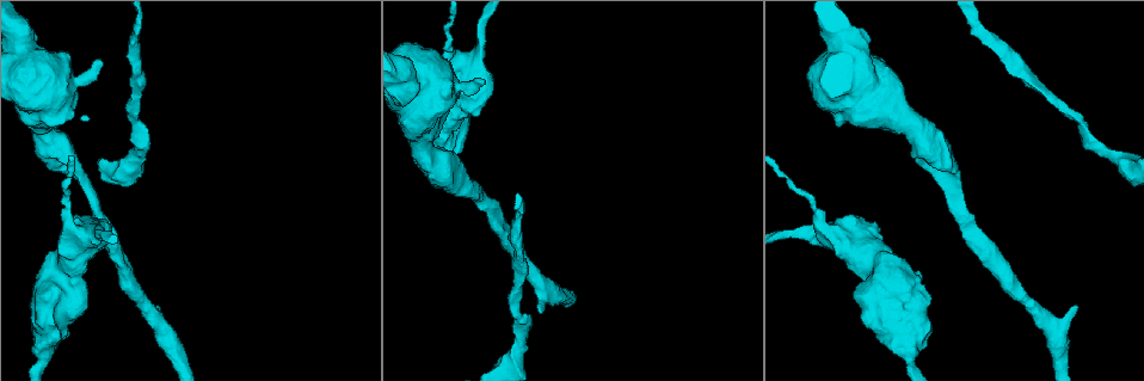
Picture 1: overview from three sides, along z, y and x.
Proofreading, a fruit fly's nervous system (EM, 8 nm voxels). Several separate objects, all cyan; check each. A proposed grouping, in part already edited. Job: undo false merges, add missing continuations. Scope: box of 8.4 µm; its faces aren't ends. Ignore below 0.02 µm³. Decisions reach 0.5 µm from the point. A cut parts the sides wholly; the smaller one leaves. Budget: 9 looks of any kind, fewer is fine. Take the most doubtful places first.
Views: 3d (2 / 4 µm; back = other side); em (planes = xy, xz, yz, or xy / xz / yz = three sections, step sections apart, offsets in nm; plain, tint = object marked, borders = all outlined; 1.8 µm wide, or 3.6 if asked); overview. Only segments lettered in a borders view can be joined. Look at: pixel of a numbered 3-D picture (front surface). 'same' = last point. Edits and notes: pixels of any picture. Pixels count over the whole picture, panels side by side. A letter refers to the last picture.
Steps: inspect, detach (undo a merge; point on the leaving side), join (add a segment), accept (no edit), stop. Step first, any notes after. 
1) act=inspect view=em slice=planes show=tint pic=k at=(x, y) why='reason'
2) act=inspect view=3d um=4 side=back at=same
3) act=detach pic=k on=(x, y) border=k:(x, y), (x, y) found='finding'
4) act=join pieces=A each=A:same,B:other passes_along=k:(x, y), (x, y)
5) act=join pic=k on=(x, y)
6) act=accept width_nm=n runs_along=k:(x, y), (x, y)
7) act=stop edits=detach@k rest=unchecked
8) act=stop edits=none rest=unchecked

act=inspect view=em slice=yz step=16 show=tint pic=1 at=(102, 61) why='branch stops here'

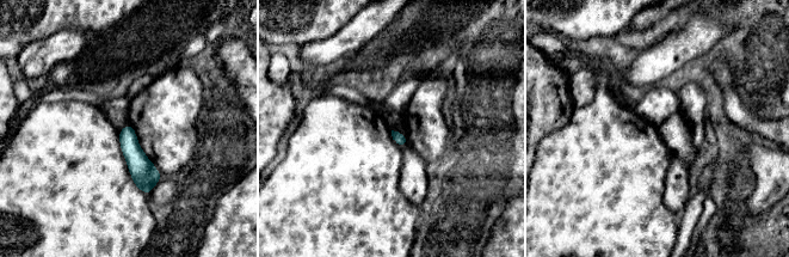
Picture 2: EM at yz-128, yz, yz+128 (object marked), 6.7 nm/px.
act=inspect view=em slice=xy step=8 show=borders at=same why='another direction'

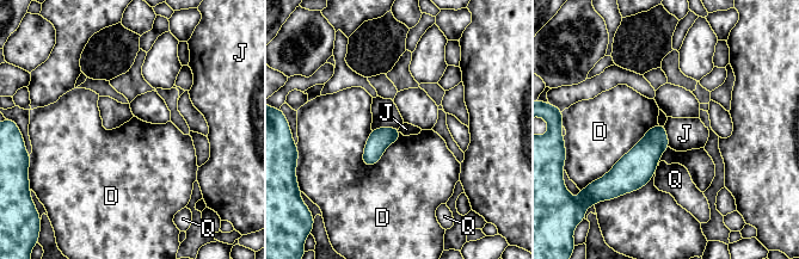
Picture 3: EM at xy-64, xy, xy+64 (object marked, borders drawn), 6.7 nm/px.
act=accept each=D:other,J:other,Q:other border=3:(663, 125), (669, 146) found='none of them fits'

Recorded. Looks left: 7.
act=inspect view=3d um=4 pic=1 at=(908, 351) why='thick turns thin'

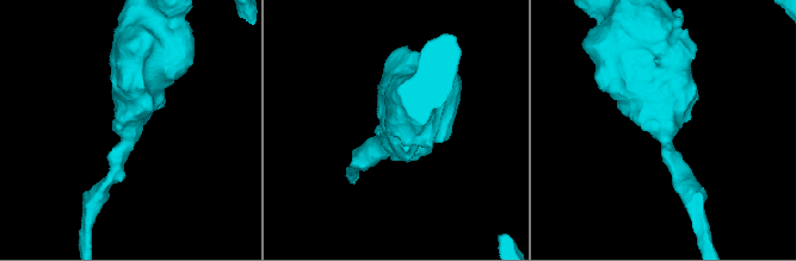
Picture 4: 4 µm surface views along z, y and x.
act=inspect view=em um=3.6 slice=planes show=borders pic=4 at=(665, 123) arm_widths_nm=200,850 why='shape alone is not enough'

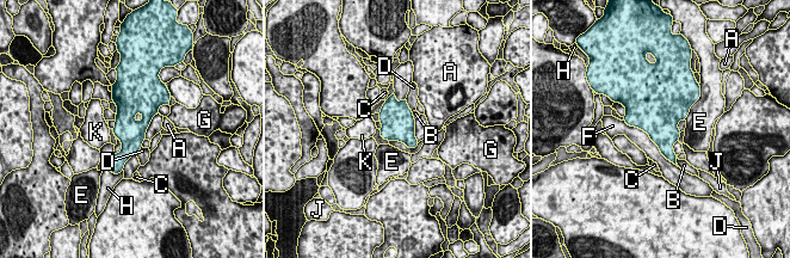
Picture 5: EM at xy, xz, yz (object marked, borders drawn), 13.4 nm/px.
act=accept each=A:other,B:other,C:other,D:other,E:other,F:other,G:other,H:other,J:other,K:other border=5:(677, 140), (673, 145), (676, 155) found='all the same cell'

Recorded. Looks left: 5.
act=inspect view=em slice=planes show=borders pic=1 at=(444, 179) why='calibre changes'

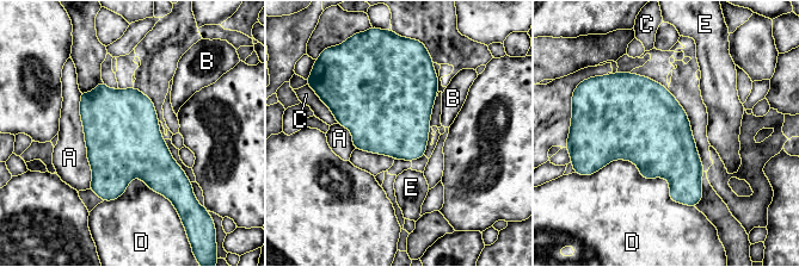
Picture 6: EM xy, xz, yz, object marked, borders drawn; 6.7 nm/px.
act=accept each=A:other,B:other,C:other,D:other,E:other border=6:(594, 173), (630, 160), (694, 207) found='one cell here'

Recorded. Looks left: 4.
act=inspect view=3d um=2 pic=1 at=(159, 307) why='branch stops here'

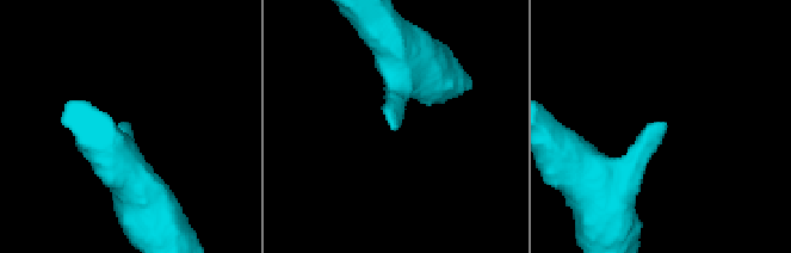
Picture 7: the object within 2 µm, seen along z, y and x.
act=inspect view=em um=3.6 slice=xz step=4 show=borders pic=7 at=(397, 129) why='need the tissue'

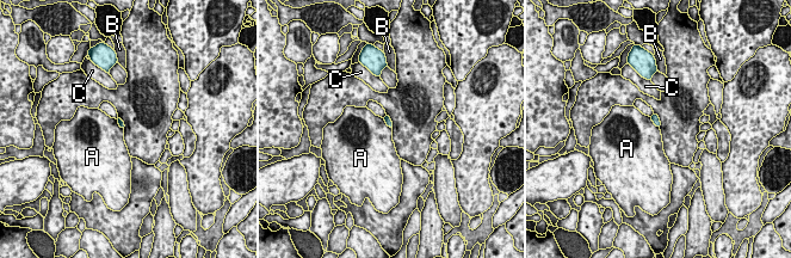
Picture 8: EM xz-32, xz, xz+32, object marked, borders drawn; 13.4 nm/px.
act=accept longest_contact=A:220nm each=A:other,B:other,C:other border=8:(383, 117), (391, 129) found='none of them fits'

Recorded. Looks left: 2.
act=stop edits=none rest=unchecked

